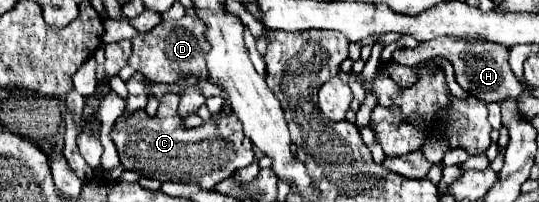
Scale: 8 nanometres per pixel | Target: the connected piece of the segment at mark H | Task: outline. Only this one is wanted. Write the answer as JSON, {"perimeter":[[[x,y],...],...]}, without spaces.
{"perimeter":[[[437,37],[431,39],[427,43],[417,45],[415,49],[399,49],[393,53],[393,59],[401,65],[413,67],[417,63],[425,63],[429,59],[435,57],[443,57],[447,61],[451,61],[451,65],[455,67],[455,79],[457,83],[469,91],[473,97],[485,101],[485,103],[501,103],[509,97],[517,97],[523,93],[521,83],[517,81],[517,77],[513,75],[513,71],[509,69],[509,49],[503,49],[497,43],[485,43],[485,41],[463,41],[463,39],[451,39],[451,37]]]}

